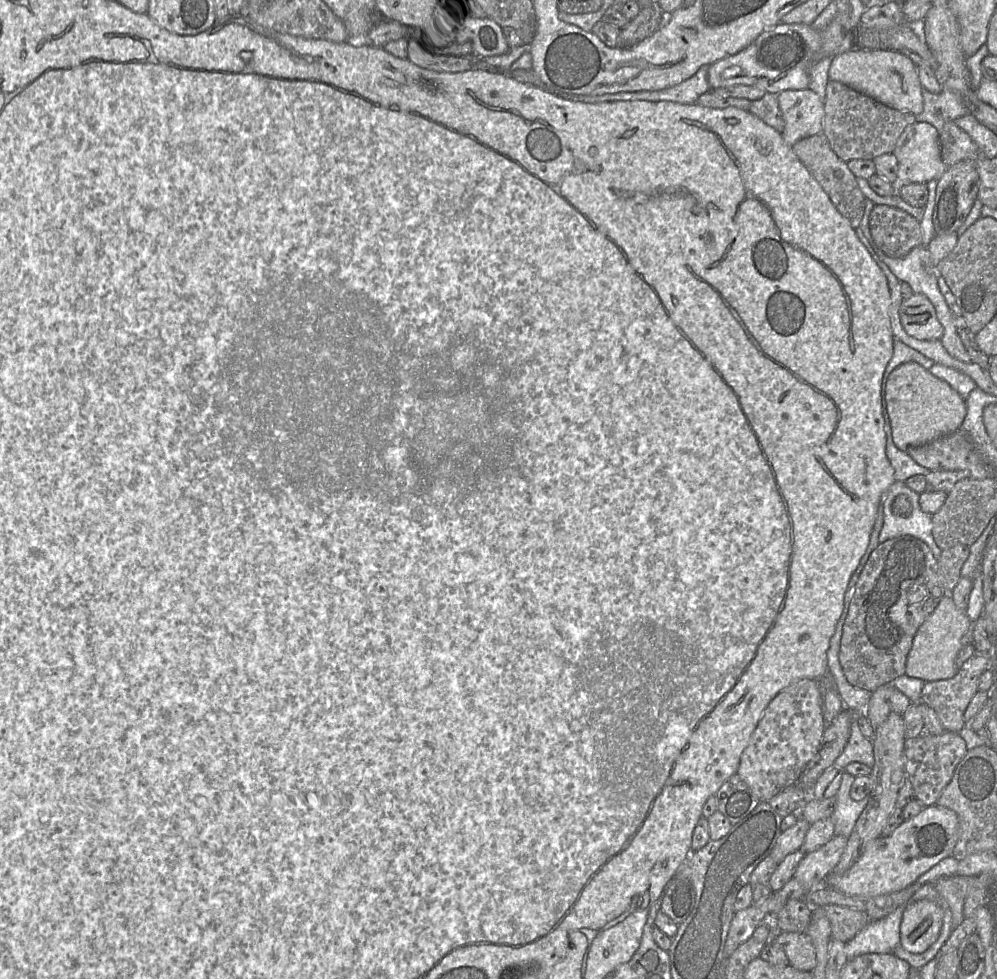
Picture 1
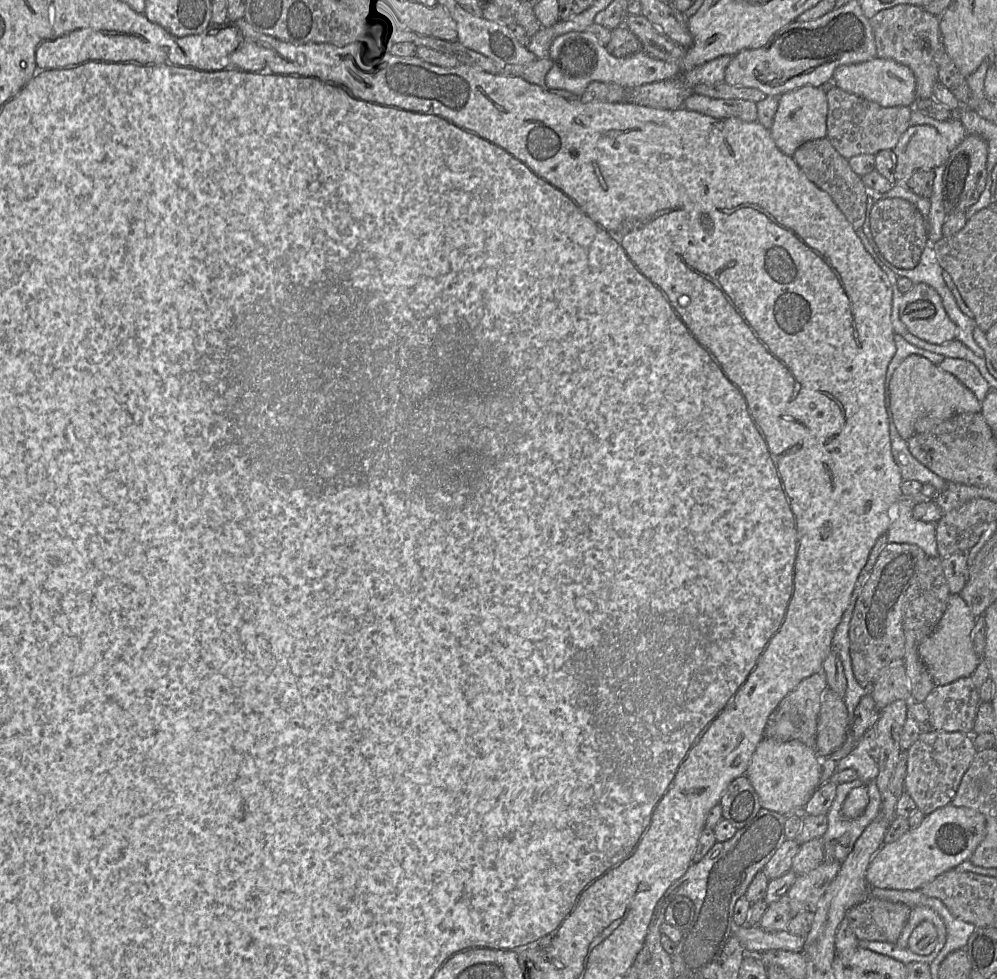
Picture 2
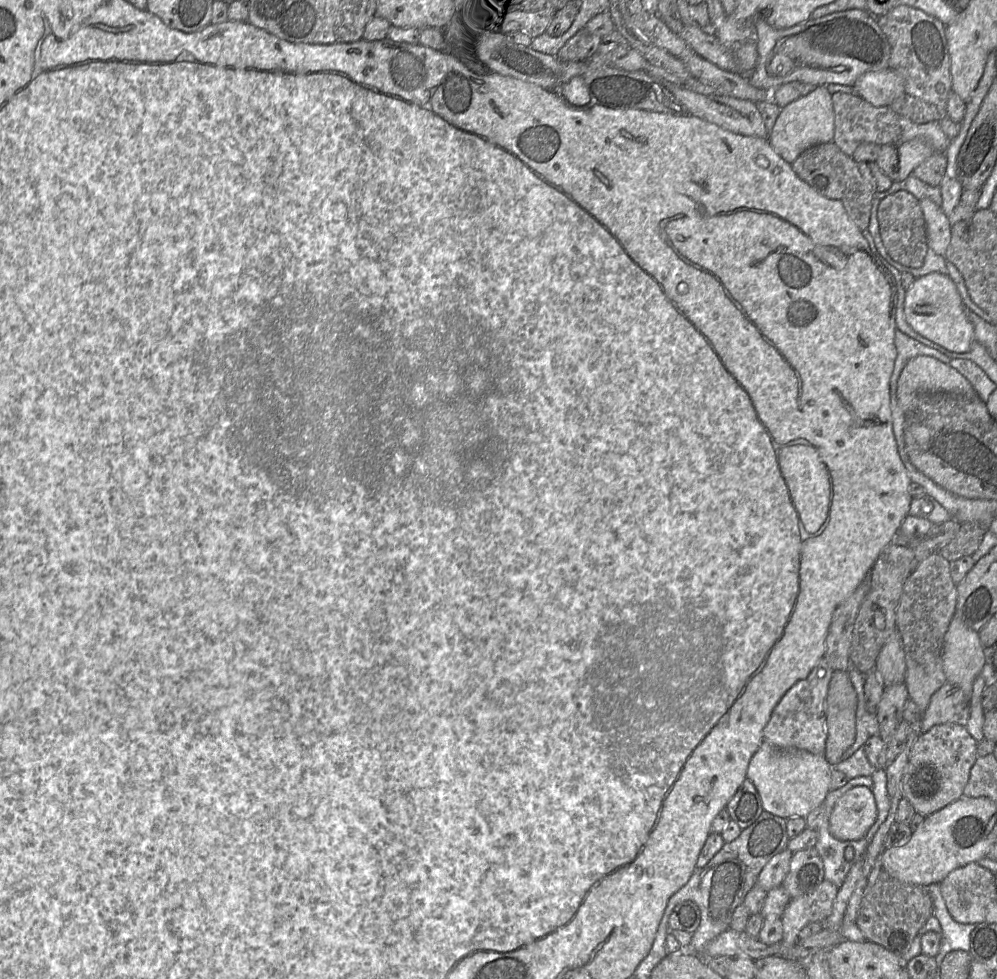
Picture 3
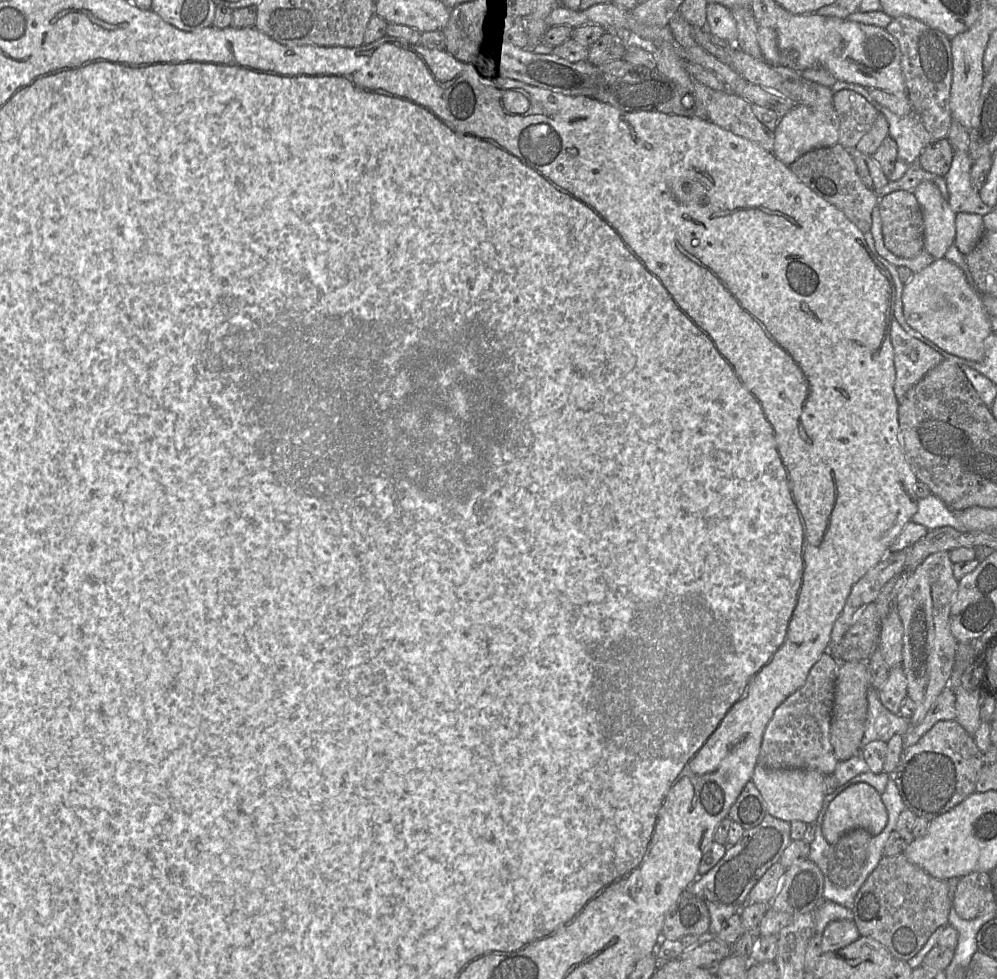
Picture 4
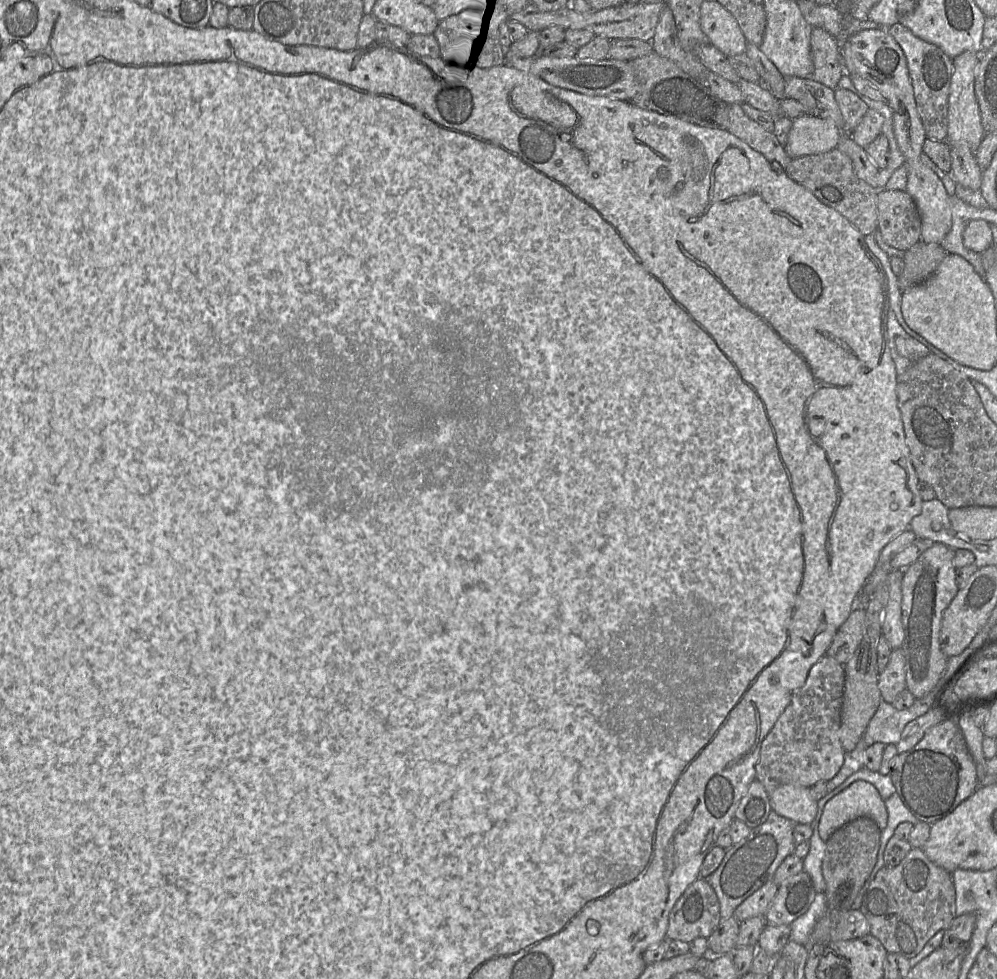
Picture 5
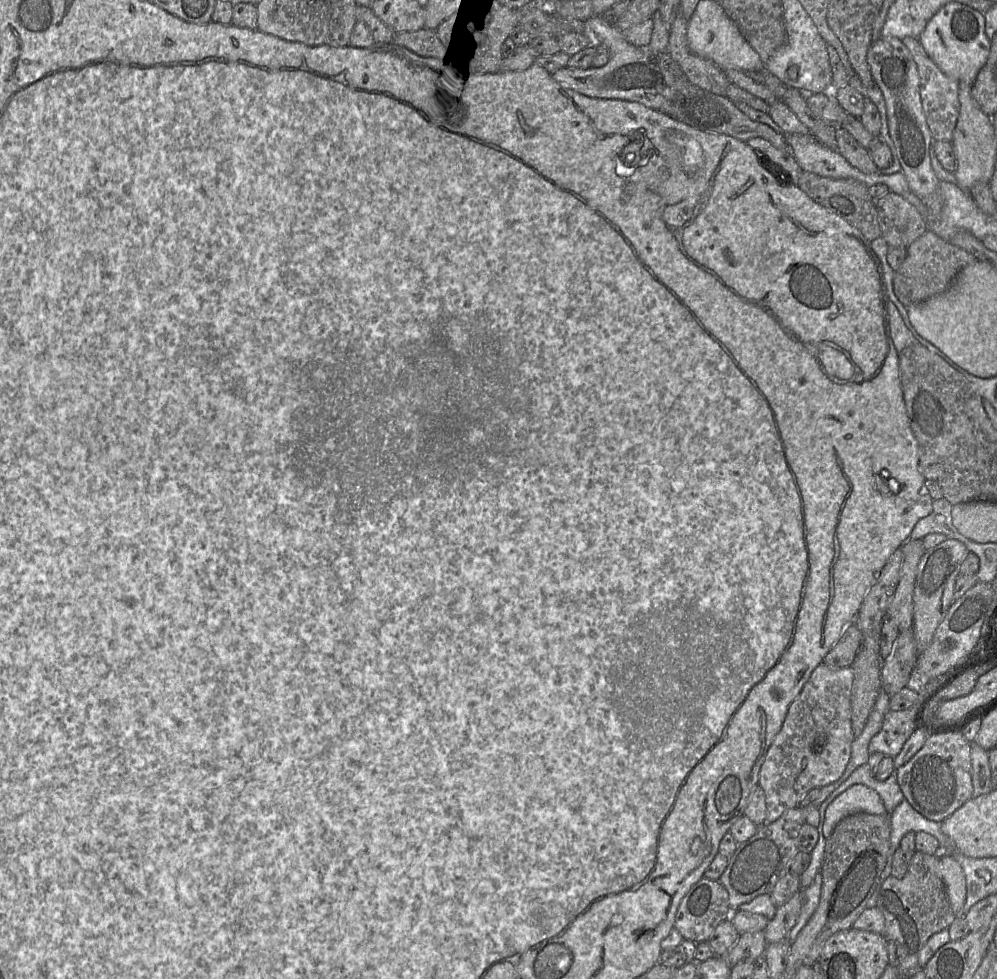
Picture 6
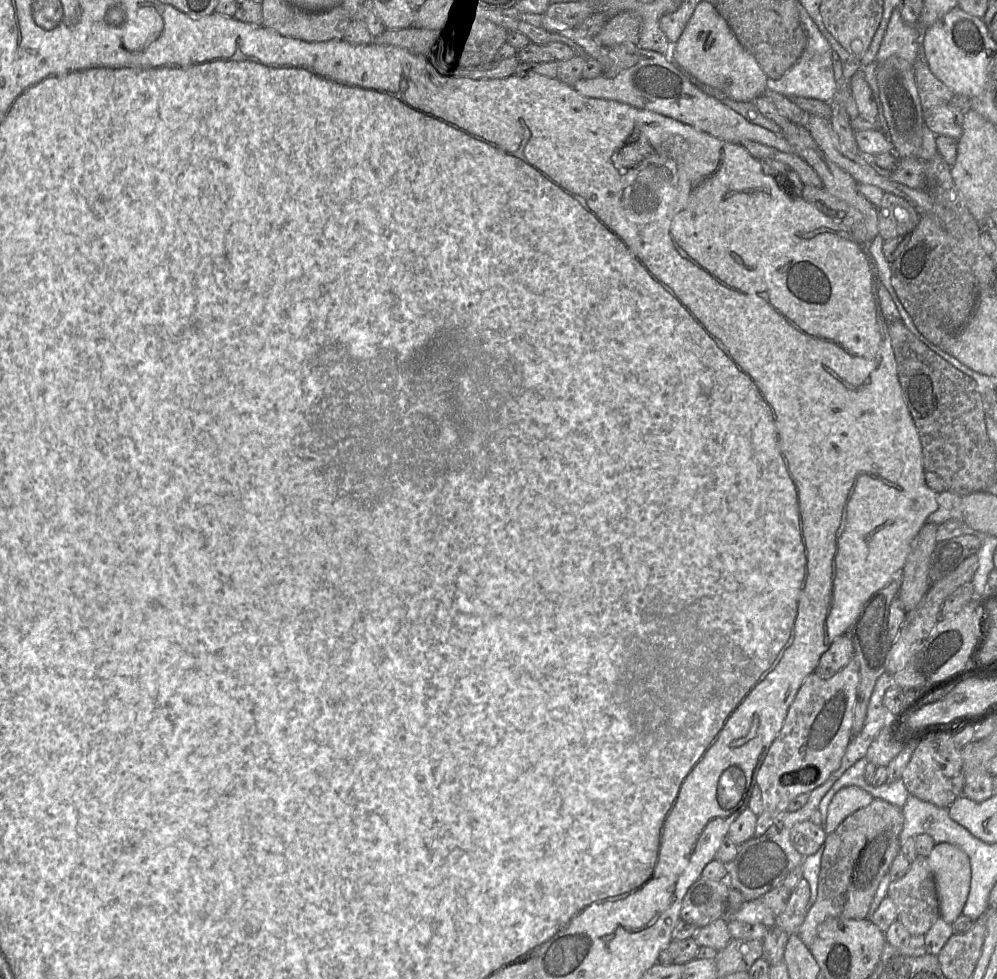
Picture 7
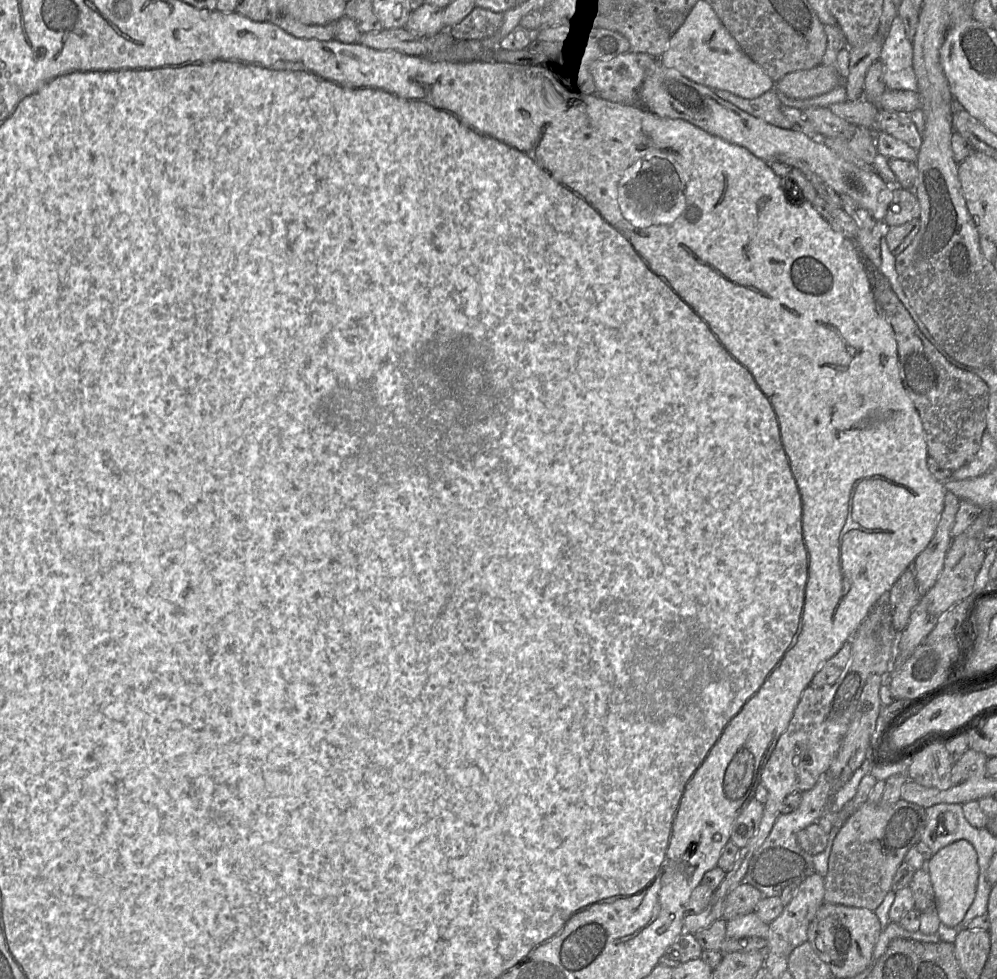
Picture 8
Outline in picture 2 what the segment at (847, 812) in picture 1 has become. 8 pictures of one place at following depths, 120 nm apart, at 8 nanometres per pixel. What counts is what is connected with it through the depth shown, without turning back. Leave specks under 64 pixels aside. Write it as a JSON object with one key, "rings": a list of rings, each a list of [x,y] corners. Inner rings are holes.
{"rings":[[[860,779],[853,780],[837,785],[836,797],[826,814],[828,825],[822,837],[824,843],[824,861],[834,860],[835,849],[830,846],[830,840],[838,840],[841,844],[847,844],[853,848],[857,839],[861,836],[865,828],[882,812],[882,796],[875,781],[864,783]],[[867,784],[869,803],[862,816],[857,819],[849,820],[842,814],[843,803],[854,788]]]}

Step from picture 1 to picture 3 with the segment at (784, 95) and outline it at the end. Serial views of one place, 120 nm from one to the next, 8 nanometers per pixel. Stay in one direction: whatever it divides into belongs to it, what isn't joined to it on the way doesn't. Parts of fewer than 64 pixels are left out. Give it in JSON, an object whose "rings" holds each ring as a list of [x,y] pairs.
{"rings":[[[817,86],[807,95],[781,108],[768,141],[776,153],[790,165],[806,149],[833,141],[834,111],[831,95],[825,86]]]}

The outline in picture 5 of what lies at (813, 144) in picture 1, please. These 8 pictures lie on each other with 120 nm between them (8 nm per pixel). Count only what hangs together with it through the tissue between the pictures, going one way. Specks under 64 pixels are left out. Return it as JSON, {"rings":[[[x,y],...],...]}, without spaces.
{"rings":[[[838,148],[792,159],[785,172],[821,203],[844,216],[863,236],[878,229],[878,190],[856,176],[851,159]]]}

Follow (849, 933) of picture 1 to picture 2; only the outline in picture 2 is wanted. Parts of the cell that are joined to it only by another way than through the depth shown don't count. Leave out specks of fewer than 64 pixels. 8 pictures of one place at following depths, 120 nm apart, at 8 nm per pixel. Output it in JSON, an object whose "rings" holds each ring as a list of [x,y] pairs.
{"rings":[[[869,897],[845,914],[858,941],[896,943],[912,908],[904,903]]]}

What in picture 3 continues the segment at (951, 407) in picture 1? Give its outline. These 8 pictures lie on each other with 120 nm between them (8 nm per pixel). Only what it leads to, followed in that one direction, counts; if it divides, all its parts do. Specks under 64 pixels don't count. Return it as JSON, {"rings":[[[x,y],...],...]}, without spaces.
{"rings":[[[916,356],[905,365],[898,380],[897,400],[905,415],[913,401],[927,392],[980,398],[971,383],[954,368],[934,357]]]}

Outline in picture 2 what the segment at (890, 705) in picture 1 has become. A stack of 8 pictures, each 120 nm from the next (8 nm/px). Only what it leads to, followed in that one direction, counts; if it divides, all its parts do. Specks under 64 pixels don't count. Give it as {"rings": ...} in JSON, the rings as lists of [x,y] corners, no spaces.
{"rings":[[[904,659],[894,660],[880,672],[871,688],[871,695],[878,711],[896,700],[911,701]]]}

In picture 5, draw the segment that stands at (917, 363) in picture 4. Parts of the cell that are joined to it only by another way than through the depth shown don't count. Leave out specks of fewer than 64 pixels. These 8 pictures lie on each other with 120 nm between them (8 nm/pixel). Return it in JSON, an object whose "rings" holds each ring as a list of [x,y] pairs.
{"rings":[[[891,309],[888,312],[887,331],[897,375],[903,374],[913,363],[931,352],[927,346],[905,332]]]}

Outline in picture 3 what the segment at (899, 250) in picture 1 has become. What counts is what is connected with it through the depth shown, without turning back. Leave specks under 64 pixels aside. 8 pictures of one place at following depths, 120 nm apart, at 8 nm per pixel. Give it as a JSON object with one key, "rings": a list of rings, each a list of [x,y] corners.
{"rings":[[[897,191],[880,201],[877,219],[881,241],[889,257],[906,267],[921,267],[929,246],[925,220],[919,200],[907,191]]]}

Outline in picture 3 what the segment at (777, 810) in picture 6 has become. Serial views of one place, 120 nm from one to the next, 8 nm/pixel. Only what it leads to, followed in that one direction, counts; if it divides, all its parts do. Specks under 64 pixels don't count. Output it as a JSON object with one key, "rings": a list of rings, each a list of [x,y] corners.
{"rings":[[[821,659],[809,675],[795,683],[774,708],[763,729],[763,741],[783,750],[805,750],[824,756],[826,748],[826,697],[833,669]]]}

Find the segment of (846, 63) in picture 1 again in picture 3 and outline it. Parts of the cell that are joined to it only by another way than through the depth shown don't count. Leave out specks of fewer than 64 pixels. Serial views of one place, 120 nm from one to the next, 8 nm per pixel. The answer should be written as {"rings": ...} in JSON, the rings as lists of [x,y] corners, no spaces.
{"rings":[[[891,68],[865,72],[853,85],[856,95],[875,107],[889,106],[905,93],[903,77]]]}

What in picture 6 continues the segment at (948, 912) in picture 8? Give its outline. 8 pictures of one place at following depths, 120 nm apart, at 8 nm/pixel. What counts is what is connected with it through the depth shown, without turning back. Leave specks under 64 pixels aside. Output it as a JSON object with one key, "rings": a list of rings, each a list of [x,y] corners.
{"rings":[[[947,853],[938,855],[940,858],[941,874],[946,894],[956,916],[963,916],[962,909],[966,900],[966,878],[958,861]]]}

